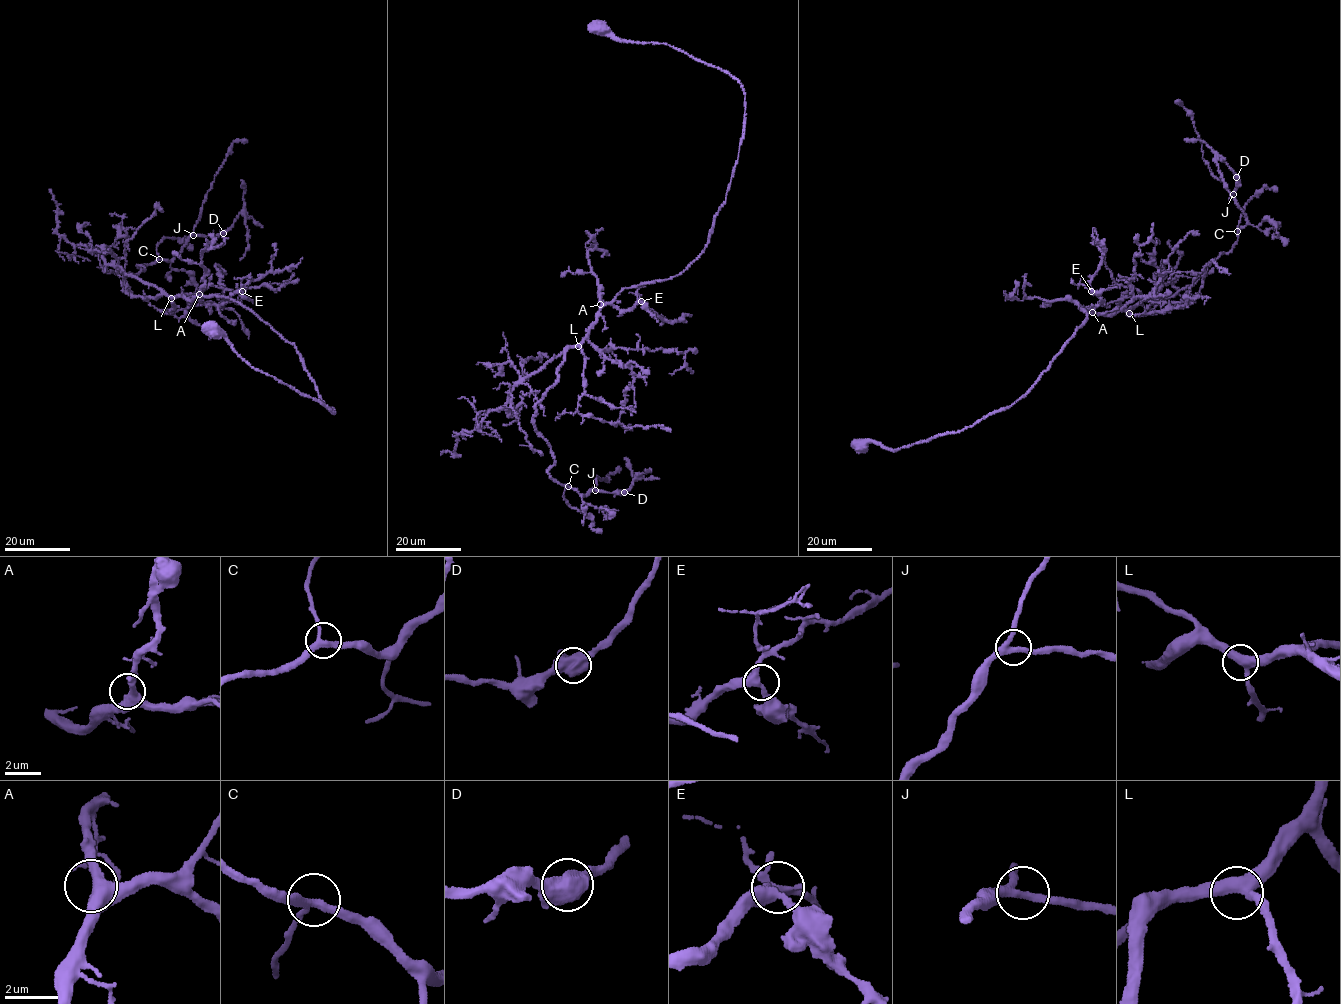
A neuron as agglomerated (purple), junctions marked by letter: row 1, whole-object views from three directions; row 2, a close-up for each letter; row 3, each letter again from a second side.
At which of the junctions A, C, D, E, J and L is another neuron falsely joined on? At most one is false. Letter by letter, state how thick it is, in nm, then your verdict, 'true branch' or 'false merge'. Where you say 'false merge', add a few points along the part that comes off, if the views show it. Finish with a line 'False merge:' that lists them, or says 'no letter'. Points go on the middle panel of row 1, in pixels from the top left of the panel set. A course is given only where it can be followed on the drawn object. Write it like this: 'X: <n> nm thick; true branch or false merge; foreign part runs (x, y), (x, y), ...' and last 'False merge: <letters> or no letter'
A: 440 nm thick; true branch
C: 280 nm thick; true branch
D: 700 nm thick; true branch
E: 380 nm thick; true branch
J: 280 nm thick; true branch
L: 400 nm thick; true branch
False merge: no letter

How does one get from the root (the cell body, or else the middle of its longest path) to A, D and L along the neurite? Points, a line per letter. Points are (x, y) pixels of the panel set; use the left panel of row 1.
A: (212, 328), (222, 330), (251, 366), (318, 400), (334, 414), (321, 399), (294, 344), (235, 301), (199, 294)
D: (212, 328), (334, 414), (294, 344), (235, 301), (124, 292), (137, 266), (223, 233)
L: (212, 328), (222, 330), (251, 366), (334, 414), (295, 345), (249, 309), (214, 295), (171, 298)

